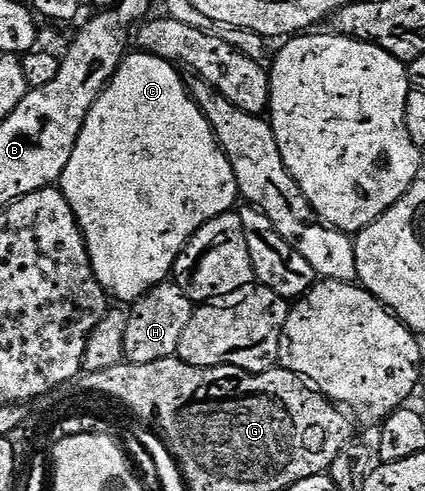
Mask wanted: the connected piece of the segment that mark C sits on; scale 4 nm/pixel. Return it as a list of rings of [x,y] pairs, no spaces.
[[[136,50],[125,55],[114,74],[114,78],[106,85],[104,93],[98,98],[98,102],[94,102],[94,106],[82,126],[82,134],[78,134],[74,154],[70,154],[70,162],[66,162],[66,170],[61,174],[58,181],[58,187],[64,193],[66,202],[70,202],[70,210],[74,210],[74,218],[84,235],[84,241],[92,259],[92,269],[98,278],[98,282],[105,292],[110,294],[113,301],[124,306],[135,304],[151,288],[156,288],[159,284],[165,283],[169,279],[172,267],[176,265],[181,250],[188,245],[188,239],[206,222],[218,218],[223,212],[231,212],[237,207],[238,193],[234,170],[230,166],[226,154],[220,149],[220,144],[212,133],[210,122],[202,114],[202,110],[192,101],[185,77],[180,77],[176,71],[178,68],[173,61],[163,60],[148,52]]]

